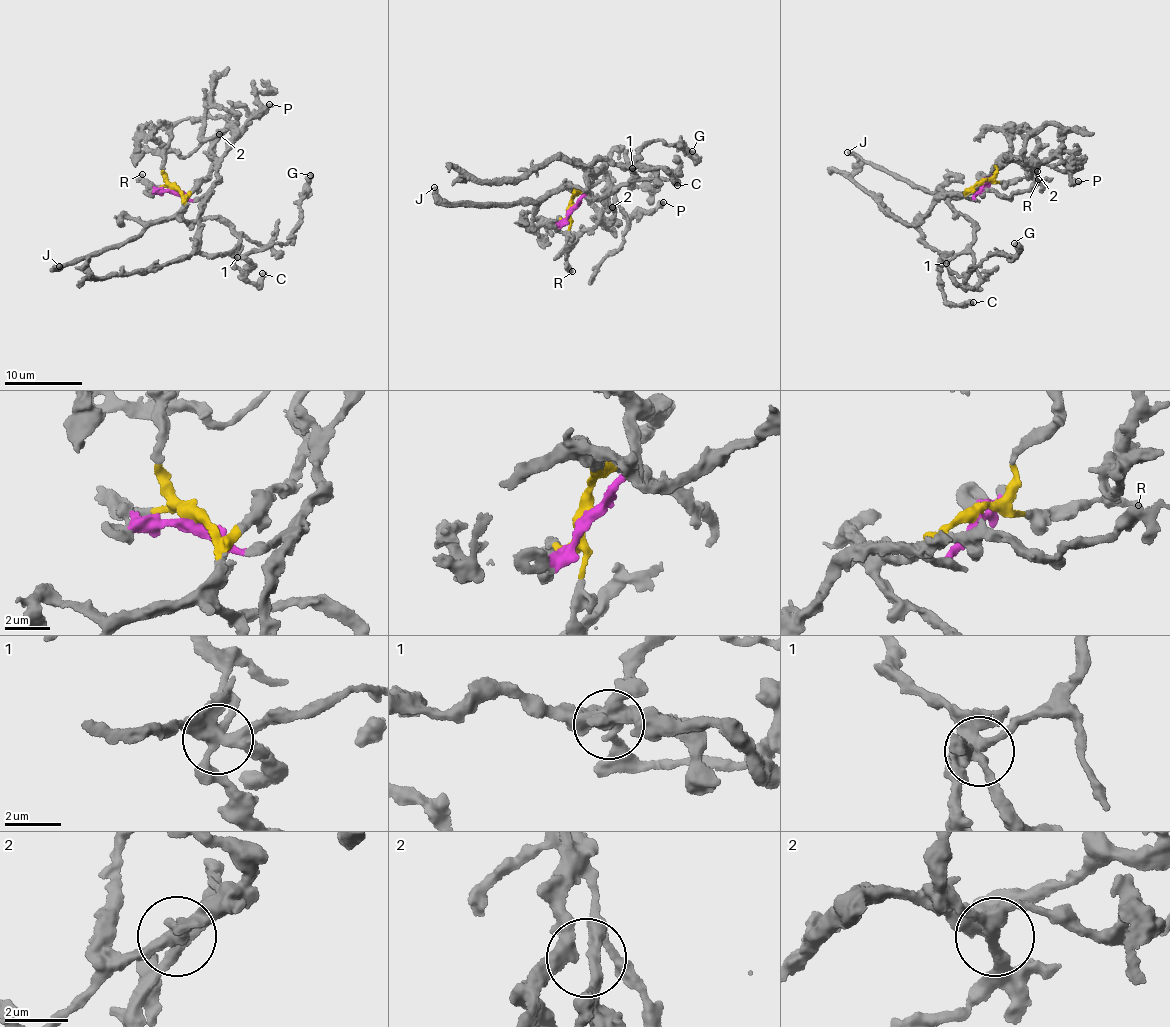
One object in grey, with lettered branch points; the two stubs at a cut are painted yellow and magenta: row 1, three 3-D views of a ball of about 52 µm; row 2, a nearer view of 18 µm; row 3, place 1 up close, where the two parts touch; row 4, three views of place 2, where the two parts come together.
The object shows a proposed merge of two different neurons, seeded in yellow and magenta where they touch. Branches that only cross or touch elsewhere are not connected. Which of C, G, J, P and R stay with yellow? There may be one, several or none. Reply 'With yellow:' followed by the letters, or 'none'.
With yellow: C, J, P, R

